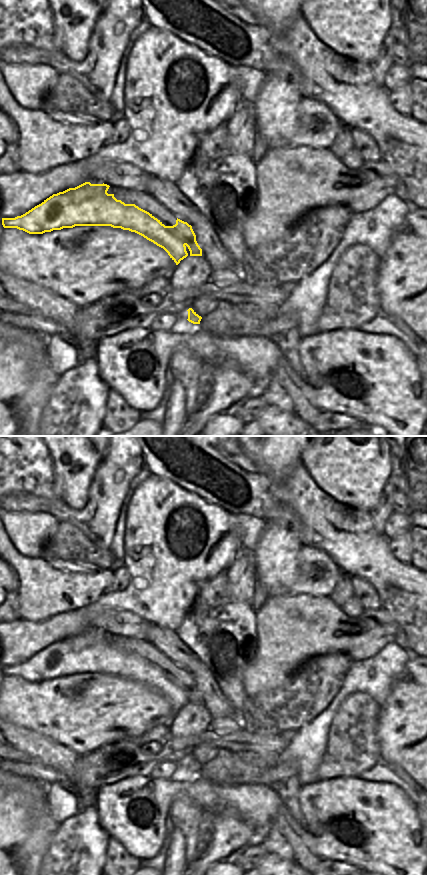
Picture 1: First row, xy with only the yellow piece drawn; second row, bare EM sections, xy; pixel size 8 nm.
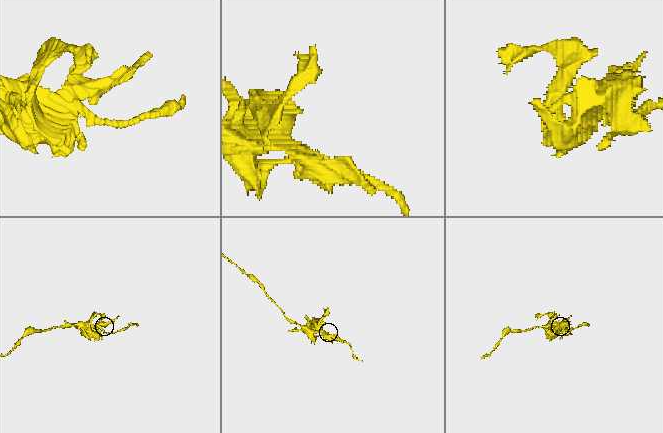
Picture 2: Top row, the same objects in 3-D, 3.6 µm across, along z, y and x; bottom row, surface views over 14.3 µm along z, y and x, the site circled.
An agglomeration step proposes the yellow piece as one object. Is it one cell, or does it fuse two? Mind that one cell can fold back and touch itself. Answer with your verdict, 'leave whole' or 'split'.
split

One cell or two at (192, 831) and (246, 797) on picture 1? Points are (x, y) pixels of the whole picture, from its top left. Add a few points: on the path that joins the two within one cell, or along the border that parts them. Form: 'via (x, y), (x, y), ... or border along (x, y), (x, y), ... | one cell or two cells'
via (192, 813), (206, 798), (228, 798) | one cell

